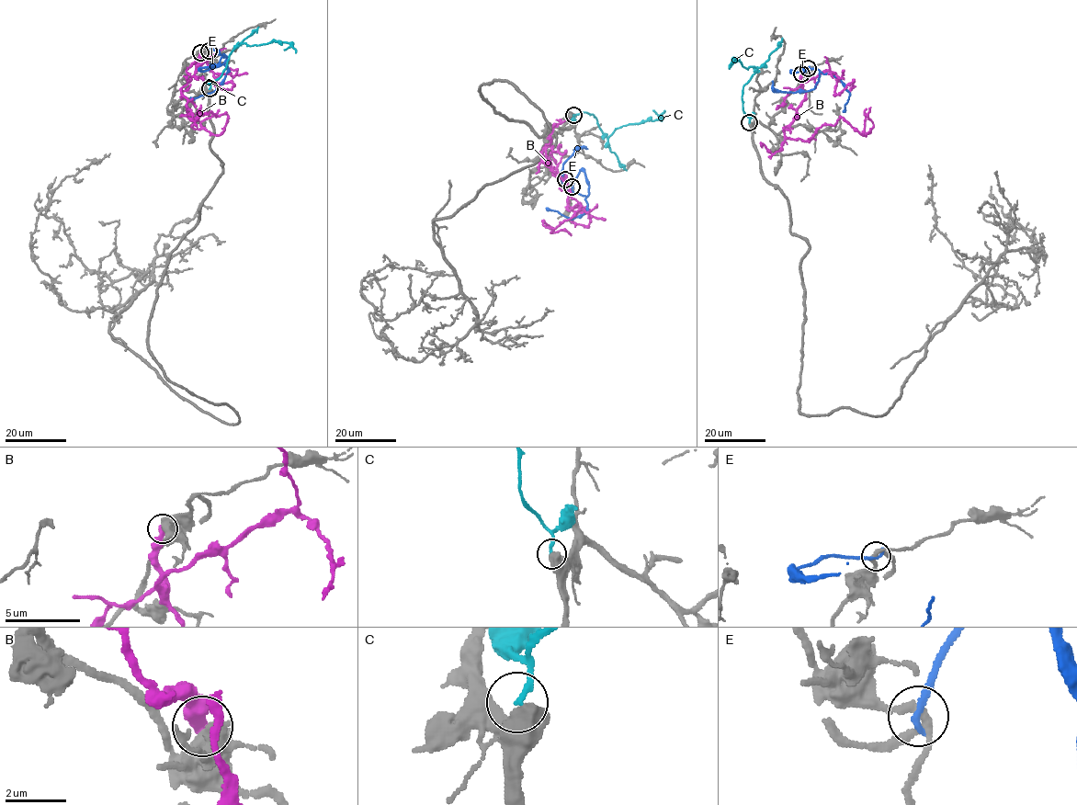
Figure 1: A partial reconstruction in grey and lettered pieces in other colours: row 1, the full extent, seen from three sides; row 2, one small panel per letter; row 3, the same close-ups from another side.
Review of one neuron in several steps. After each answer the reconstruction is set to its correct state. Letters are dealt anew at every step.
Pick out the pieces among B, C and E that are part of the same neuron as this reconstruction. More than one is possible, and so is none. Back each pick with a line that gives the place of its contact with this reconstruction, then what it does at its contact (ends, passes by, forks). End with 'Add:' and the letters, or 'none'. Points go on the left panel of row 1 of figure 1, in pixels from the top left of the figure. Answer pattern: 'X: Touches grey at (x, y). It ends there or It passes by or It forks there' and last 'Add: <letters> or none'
Add: none

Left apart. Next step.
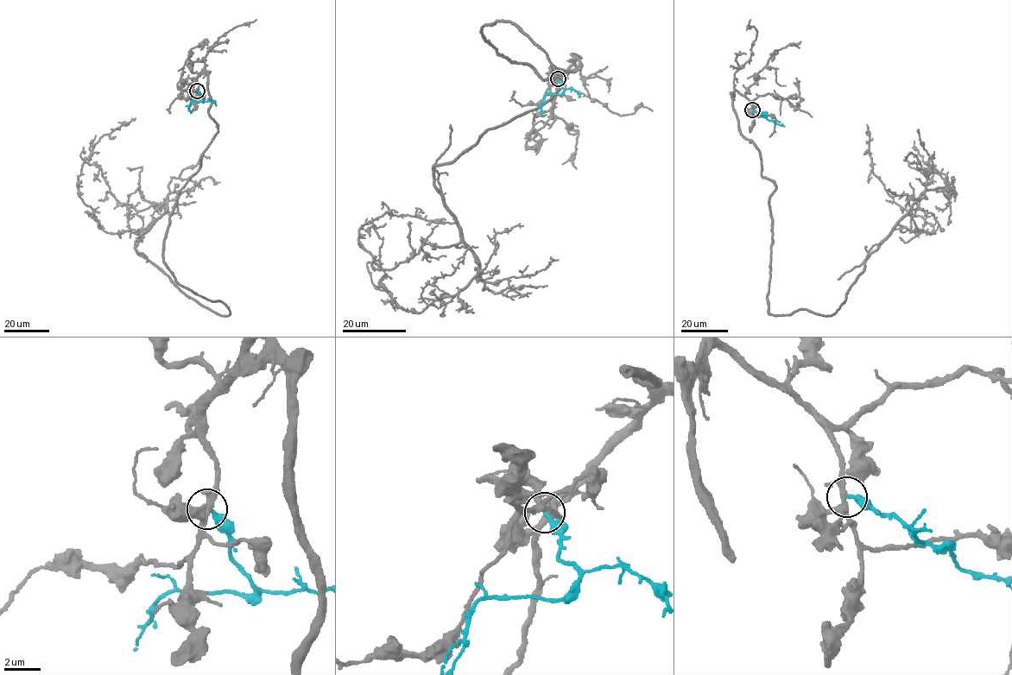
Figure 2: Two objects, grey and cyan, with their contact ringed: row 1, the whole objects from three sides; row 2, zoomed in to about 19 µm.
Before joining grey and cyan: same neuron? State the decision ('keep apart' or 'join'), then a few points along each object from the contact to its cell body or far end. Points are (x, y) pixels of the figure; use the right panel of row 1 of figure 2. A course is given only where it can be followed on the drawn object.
keep apart; course grey (752, 110), (735, 91), (775, 186), (774, 315), (834, 313), (907, 215), (935, 234), (872, 171), (866, 124); course cyan (752, 110), (784, 126)

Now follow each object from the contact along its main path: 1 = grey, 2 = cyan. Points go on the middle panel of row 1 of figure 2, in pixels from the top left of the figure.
1: (558, 78), (483, 25), (559, 90), (433, 167), (458, 243), (358, 240), (455, 223)
2: (558, 78), (564, 91), (547, 94), (540, 106), (544, 112), (541, 114)

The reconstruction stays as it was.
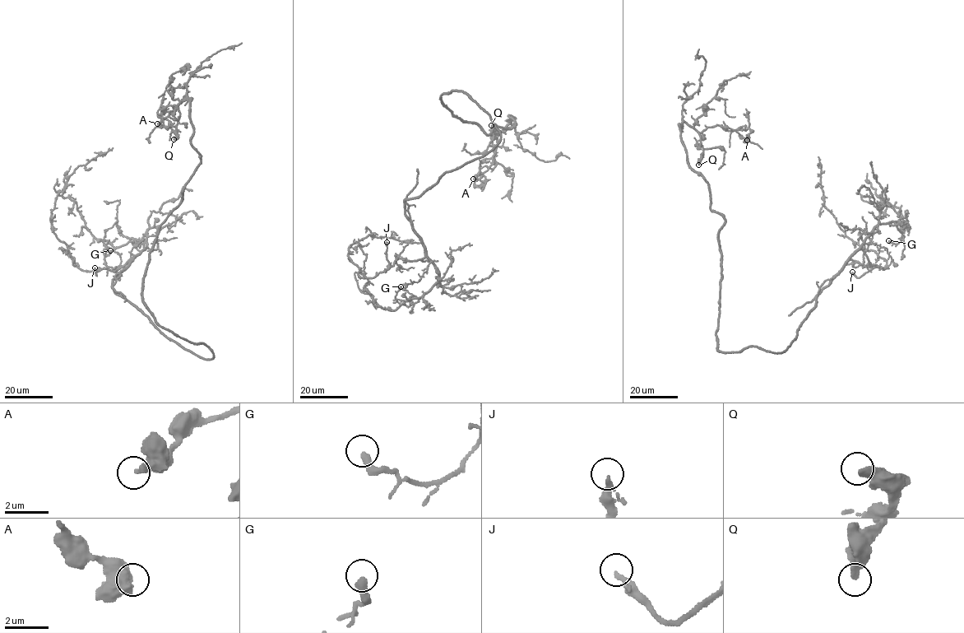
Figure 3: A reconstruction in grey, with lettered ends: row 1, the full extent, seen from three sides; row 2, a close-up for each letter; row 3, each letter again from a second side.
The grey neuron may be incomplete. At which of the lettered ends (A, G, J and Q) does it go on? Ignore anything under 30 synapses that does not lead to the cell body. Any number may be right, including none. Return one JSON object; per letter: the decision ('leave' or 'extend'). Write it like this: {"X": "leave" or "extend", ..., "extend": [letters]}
{"A": "leave", "G": "leave", "J": "leave", "Q": "leave", "extend": []}

